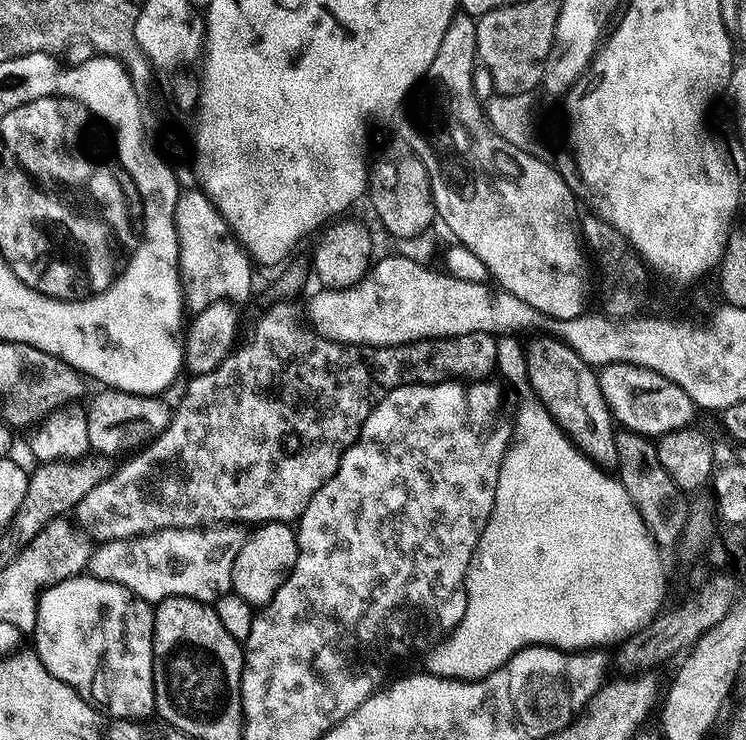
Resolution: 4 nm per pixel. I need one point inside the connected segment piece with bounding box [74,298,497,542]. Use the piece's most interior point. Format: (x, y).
(250, 443)

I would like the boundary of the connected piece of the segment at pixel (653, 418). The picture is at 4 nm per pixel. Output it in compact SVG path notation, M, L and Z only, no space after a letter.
M606 364L599 369L598 375L612 419L621 429L637 432L639 436L659 438L693 423L692 399L674 382L662 378L662 374L633 364Z

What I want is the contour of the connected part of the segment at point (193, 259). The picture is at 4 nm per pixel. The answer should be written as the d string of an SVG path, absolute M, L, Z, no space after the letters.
M203 190L181 191L174 206L174 226L178 234L180 289L184 291L184 307L195 314L219 300L241 302L252 292L253 261L240 241L232 234L222 214Z

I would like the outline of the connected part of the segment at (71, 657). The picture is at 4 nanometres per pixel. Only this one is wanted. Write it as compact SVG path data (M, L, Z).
M87 574L71 576L51 584L36 602L34 651L54 678L66 682L86 701L117 720L143 721L156 711L156 695L152 686L152 639L154 608L149 601L138 598L118 582L106 582Z

